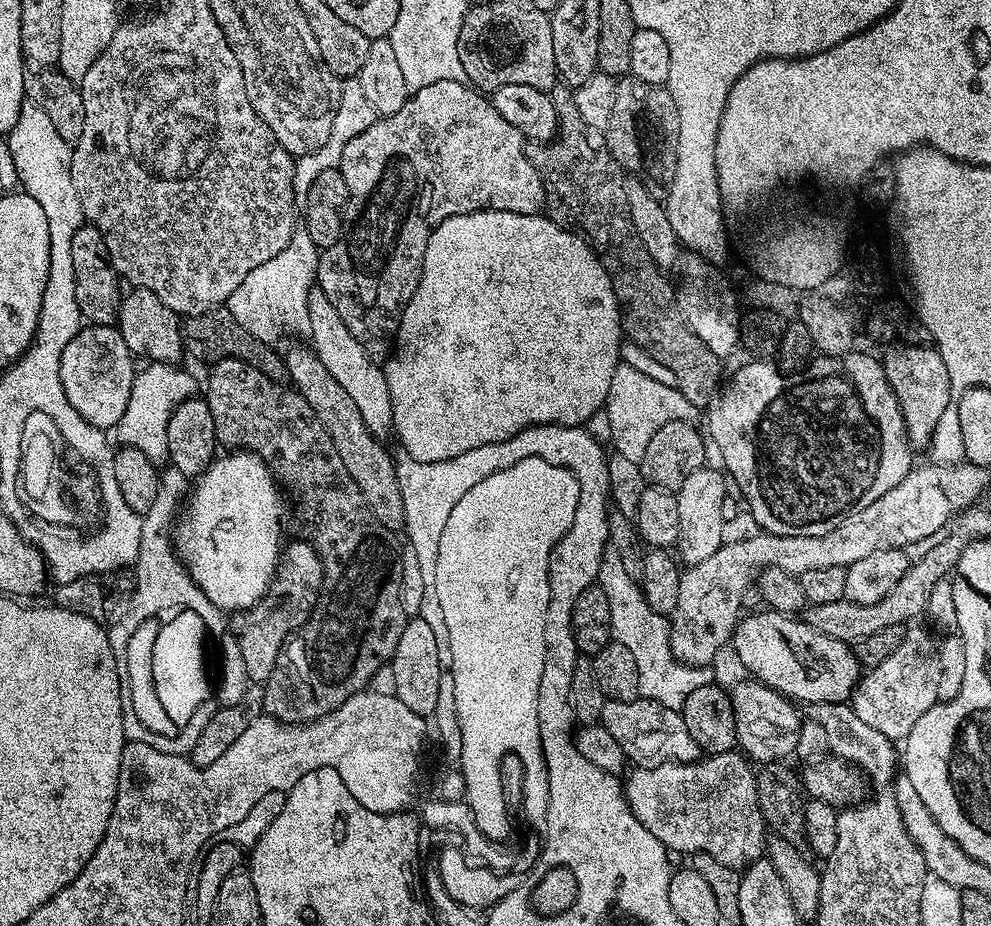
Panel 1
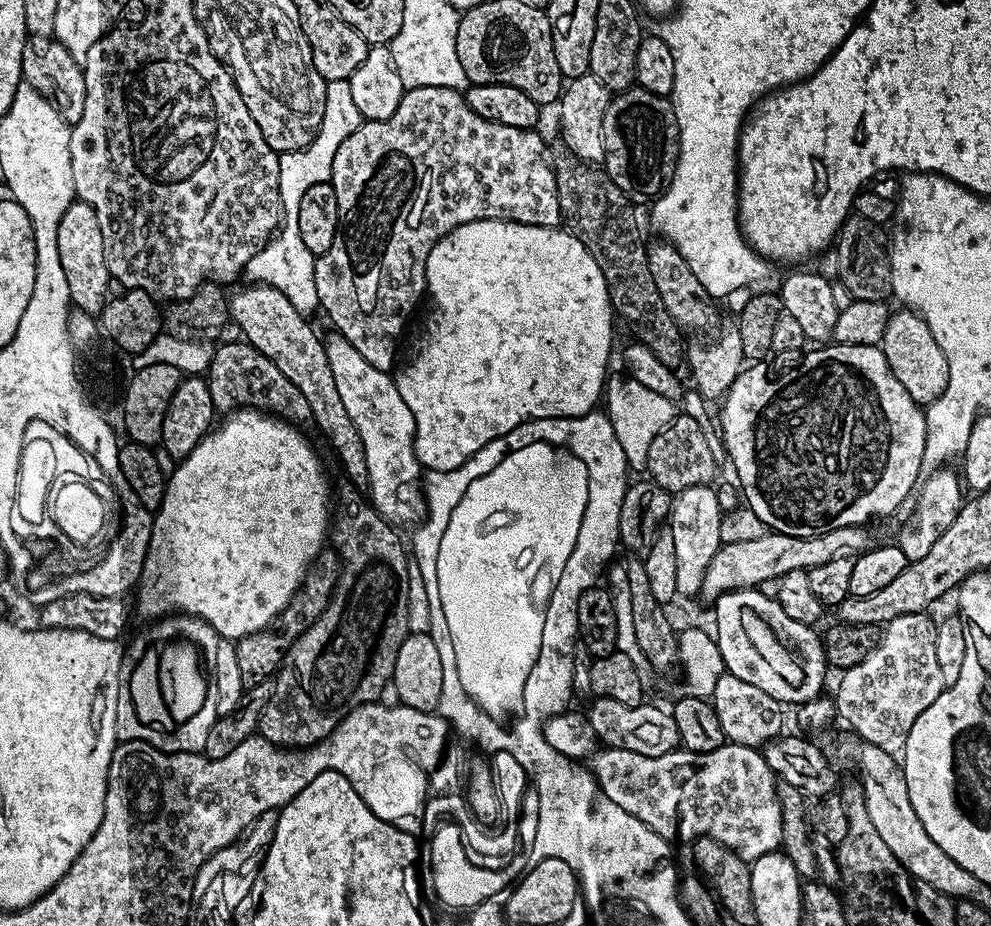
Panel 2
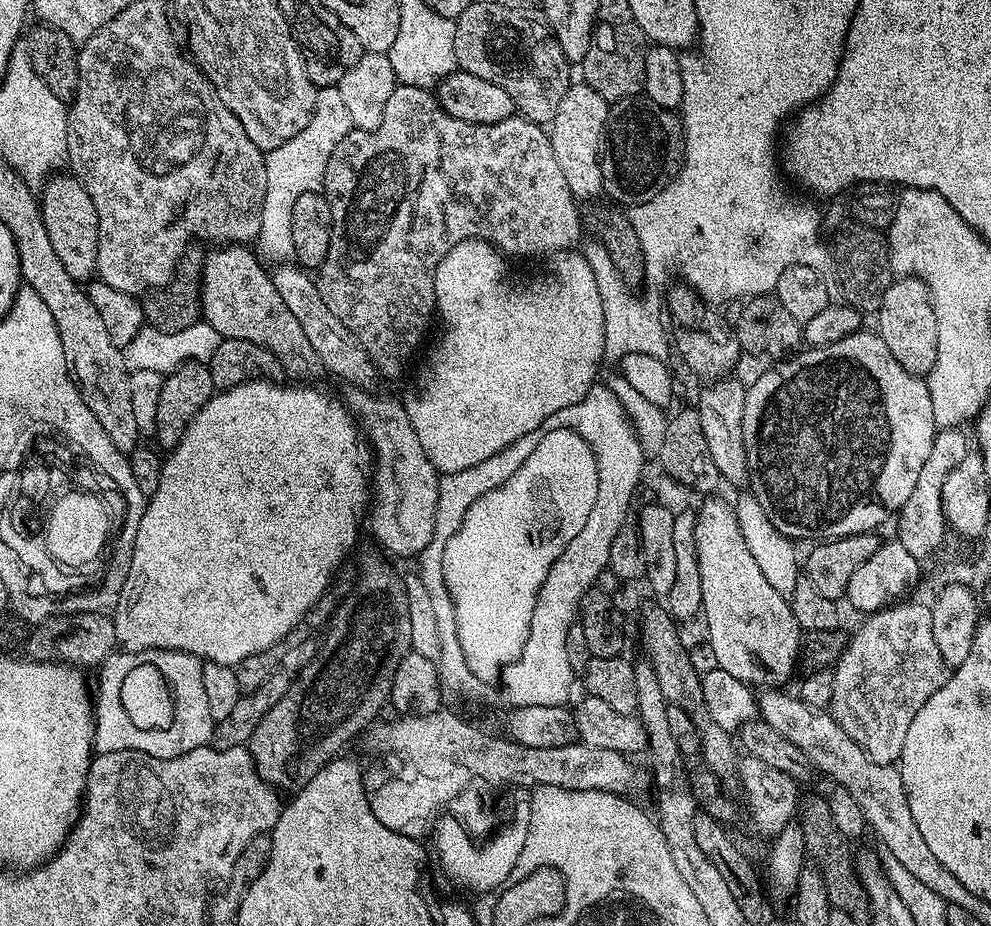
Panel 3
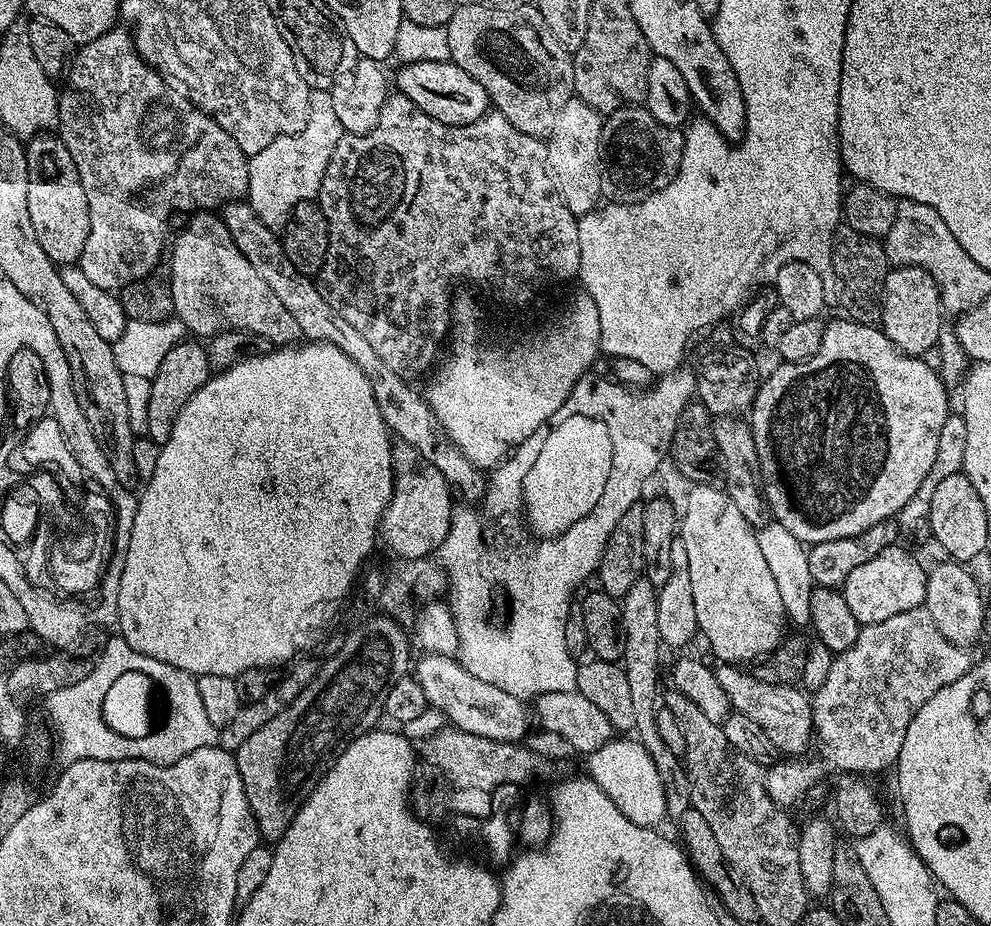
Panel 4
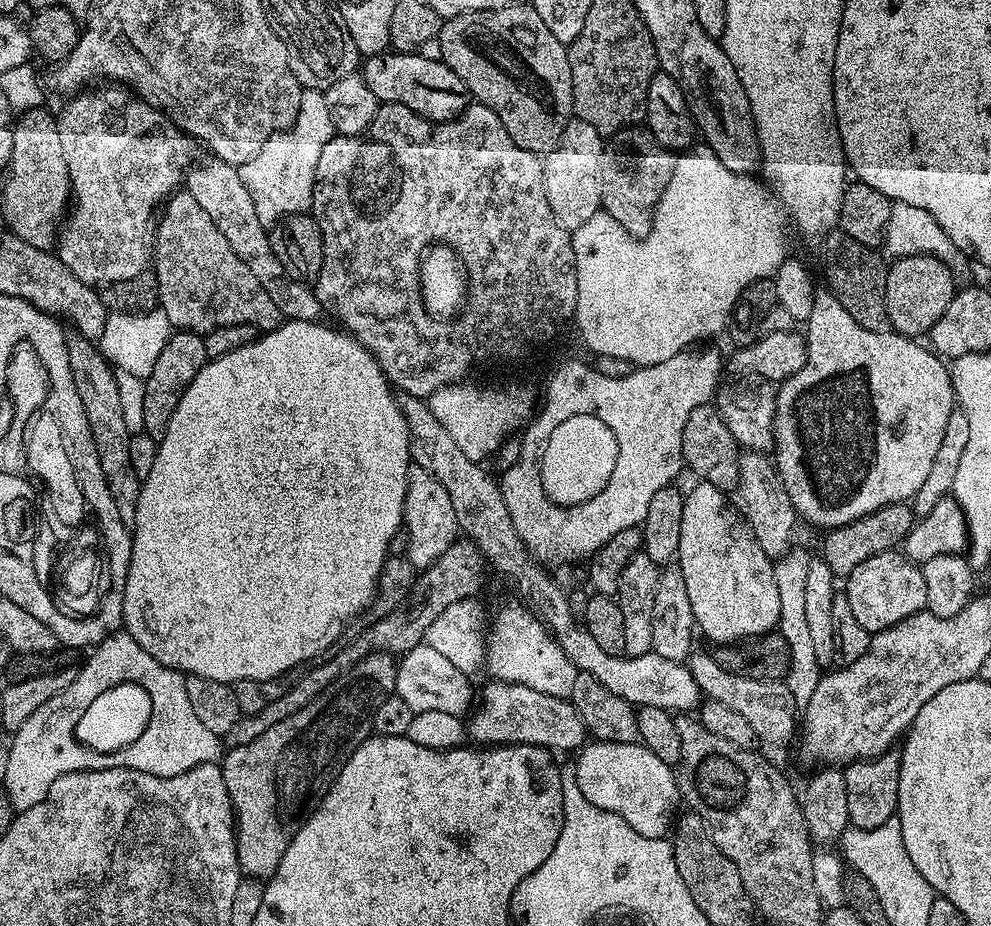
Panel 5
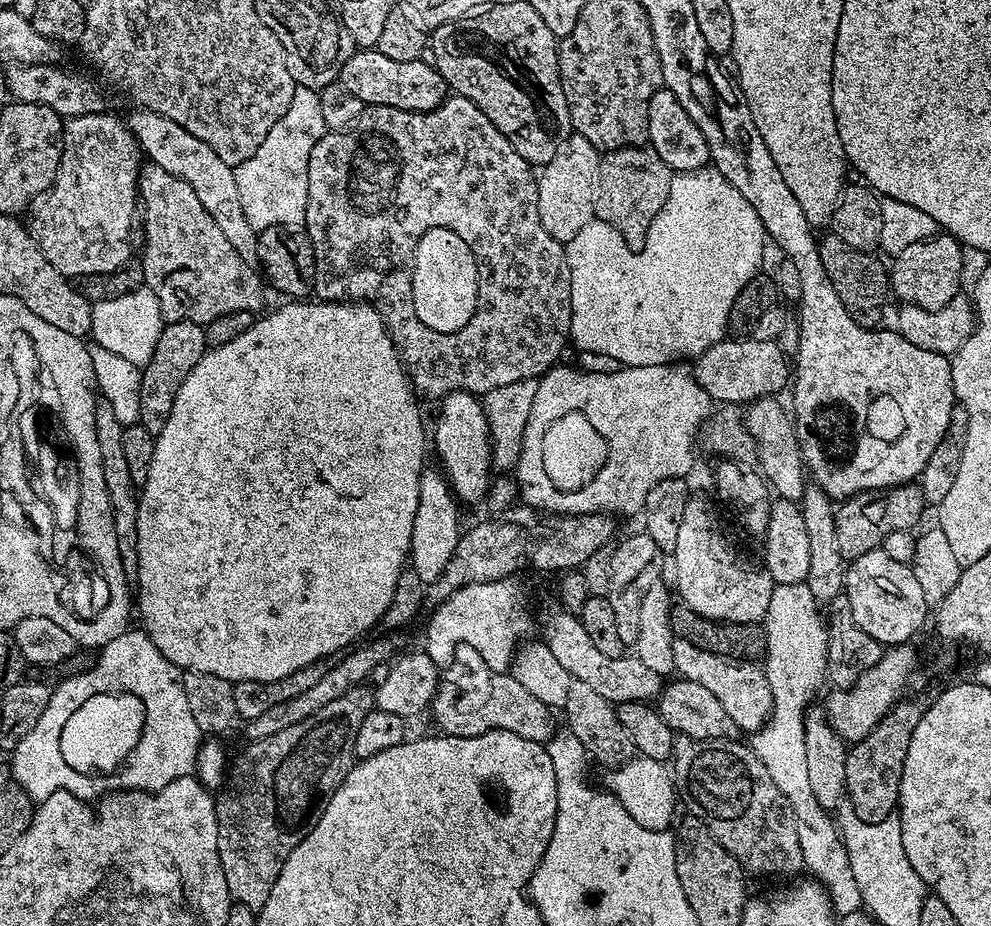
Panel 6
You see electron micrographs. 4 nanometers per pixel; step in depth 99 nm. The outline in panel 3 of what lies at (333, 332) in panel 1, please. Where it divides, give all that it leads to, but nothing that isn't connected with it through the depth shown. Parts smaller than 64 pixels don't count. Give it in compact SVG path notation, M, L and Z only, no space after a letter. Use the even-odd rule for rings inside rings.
M364 386L348 389L348 410L362 429L371 459L372 456L376 459L376 465L370 468L372 532L386 551L396 556L419 557L434 534L441 473L426 458L426 450L422 450L422 442L414 434L408 412L397 397L395 400L392 396L375 396Z

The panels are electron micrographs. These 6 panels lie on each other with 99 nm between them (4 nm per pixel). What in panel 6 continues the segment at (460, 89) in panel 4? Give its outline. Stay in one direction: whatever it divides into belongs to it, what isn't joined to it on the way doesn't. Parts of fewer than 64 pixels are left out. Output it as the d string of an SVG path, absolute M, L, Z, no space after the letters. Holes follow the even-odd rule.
M357 50L350 58L346 58L346 66L342 66L338 83L366 106L377 104L407 112L429 112L450 95L448 83L436 65L427 59L394 62L394 58L386 58L386 54L375 50Z

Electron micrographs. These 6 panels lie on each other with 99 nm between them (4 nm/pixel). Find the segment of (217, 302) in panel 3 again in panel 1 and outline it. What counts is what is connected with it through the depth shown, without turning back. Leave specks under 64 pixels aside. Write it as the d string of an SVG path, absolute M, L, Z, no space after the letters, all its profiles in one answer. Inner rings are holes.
M311 347L292 348L283 353L282 359L288 368L291 385L302 394L302 398L306 398L306 402L310 402L310 410L314 410L318 422L326 426L326 434L330 434L330 442L334 442L350 478L354 478L358 490L362 490L364 505L370 514L374 514L389 532L403 533L406 510L402 506L402 490L398 486L393 453L388 453L366 422L362 422L362 414L358 406L354 406L350 394L338 386L337 380L331 376L330 370L326 370L326 366L322 366Z

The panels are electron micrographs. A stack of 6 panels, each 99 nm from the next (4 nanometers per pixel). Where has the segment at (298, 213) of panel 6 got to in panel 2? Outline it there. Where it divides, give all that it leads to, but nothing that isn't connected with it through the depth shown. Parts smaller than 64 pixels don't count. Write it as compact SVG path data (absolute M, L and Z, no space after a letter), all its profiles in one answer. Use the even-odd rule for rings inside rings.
M347 80L328 81L328 110L324 121L320 124L318 134L304 148L293 152L280 153L278 162L278 190L282 198L283 221L268 245L250 262L246 262L243 275L254 284L269 284L274 290L286 294L290 298L290 306L305 314L312 314L320 308L318 290L314 286L314 270L316 256L302 242L302 234L298 234L298 206L302 206L302 194L310 190L310 186L329 183L332 179L334 154L338 154L338 146L358 130L362 122L360 112L352 104L350 86Z

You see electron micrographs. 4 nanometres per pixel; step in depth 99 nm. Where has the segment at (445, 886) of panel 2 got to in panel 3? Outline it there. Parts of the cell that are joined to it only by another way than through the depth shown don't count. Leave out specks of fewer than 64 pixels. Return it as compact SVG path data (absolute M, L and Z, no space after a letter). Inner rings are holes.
M521 802L512 810L510 822L501 829L495 829L492 835L489 835L481 844L482 846L476 848L477 841L472 839L471 835L464 826L463 821L457 816L450 815L450 812L443 813L435 819L434 839L436 838L436 854L440 862L443 872L458 886L472 890L475 894L488 894L497 891L507 883L510 876L510 871L514 870L517 865L518 857L526 846L526 836L529 833L530 824L530 806L527 802Z

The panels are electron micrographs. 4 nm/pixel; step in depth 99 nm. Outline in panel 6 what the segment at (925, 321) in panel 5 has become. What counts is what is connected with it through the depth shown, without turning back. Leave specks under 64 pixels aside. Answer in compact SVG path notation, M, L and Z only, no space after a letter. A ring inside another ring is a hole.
M937 234L928 240L914 242L895 256L890 264L890 292L897 301L922 306L922 310L937 312L950 298L961 295L960 275L964 272L965 249L960 241L947 234Z

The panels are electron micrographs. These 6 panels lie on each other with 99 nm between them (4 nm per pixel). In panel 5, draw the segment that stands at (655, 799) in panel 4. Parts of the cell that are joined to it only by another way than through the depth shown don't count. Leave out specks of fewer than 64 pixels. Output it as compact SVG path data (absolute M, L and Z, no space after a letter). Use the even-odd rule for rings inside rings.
M594 740L585 743L576 758L576 766L572 769L572 775L578 782L582 796L591 805L618 814L632 830L637 831L644 838L663 839L671 831L677 815L676 808L680 806L682 800L680 787L673 767L662 762L662 758L654 754L652 750L639 742L612 743Z

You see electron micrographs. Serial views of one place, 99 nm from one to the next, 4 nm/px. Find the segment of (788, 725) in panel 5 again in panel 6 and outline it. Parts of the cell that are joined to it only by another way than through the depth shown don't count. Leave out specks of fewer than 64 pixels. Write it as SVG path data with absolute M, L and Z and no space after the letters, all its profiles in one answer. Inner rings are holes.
M673 639L674 666L681 677L690 682L698 682L734 718L737 729L741 733L751 734L764 727L768 717L772 715L772 695L768 680L764 677L764 669L759 663L746 660L727 660L721 656L710 654L710 650L702 650L694 646L694 642Z

